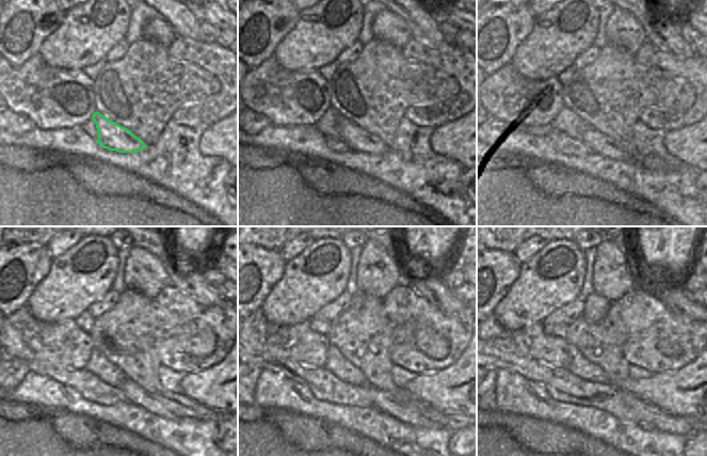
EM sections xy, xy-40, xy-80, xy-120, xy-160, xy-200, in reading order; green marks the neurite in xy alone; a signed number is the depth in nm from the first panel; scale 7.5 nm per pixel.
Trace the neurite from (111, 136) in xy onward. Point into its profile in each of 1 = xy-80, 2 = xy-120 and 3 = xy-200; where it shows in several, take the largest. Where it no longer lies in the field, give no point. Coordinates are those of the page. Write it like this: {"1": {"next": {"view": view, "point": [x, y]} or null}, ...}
{"1": {"next": {"view": "xy-80", "point": [597, 142]}}, "2": {"next": {"view": "xy-120", "point": [134, 394]}}, "3": {"next": {"view": "xy-200", "point": [665, 423]}}}

